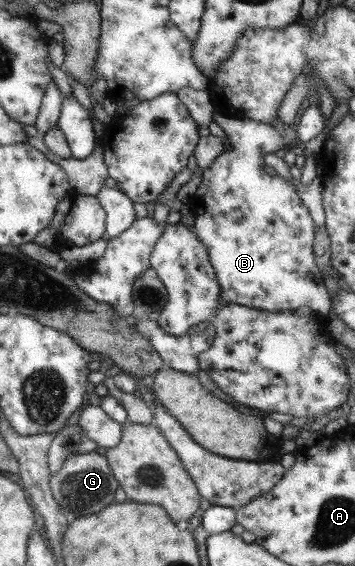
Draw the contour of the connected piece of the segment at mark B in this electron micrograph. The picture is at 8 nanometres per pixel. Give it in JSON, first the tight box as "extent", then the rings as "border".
{"extent":[193,112,332,316],"border":[[[214,112],[213,121],[220,125],[231,141],[232,148],[225,150],[210,167],[203,170],[201,183],[193,197],[196,204],[193,231],[201,243],[207,246],[210,262],[221,286],[221,304],[236,303],[267,311],[296,311],[307,306],[313,312],[328,316],[332,311],[332,299],[324,284],[322,274],[314,262],[314,219],[306,204],[300,204],[299,191],[284,177],[268,176],[264,156],[284,151],[284,135],[268,123],[248,119],[228,118]]]}

